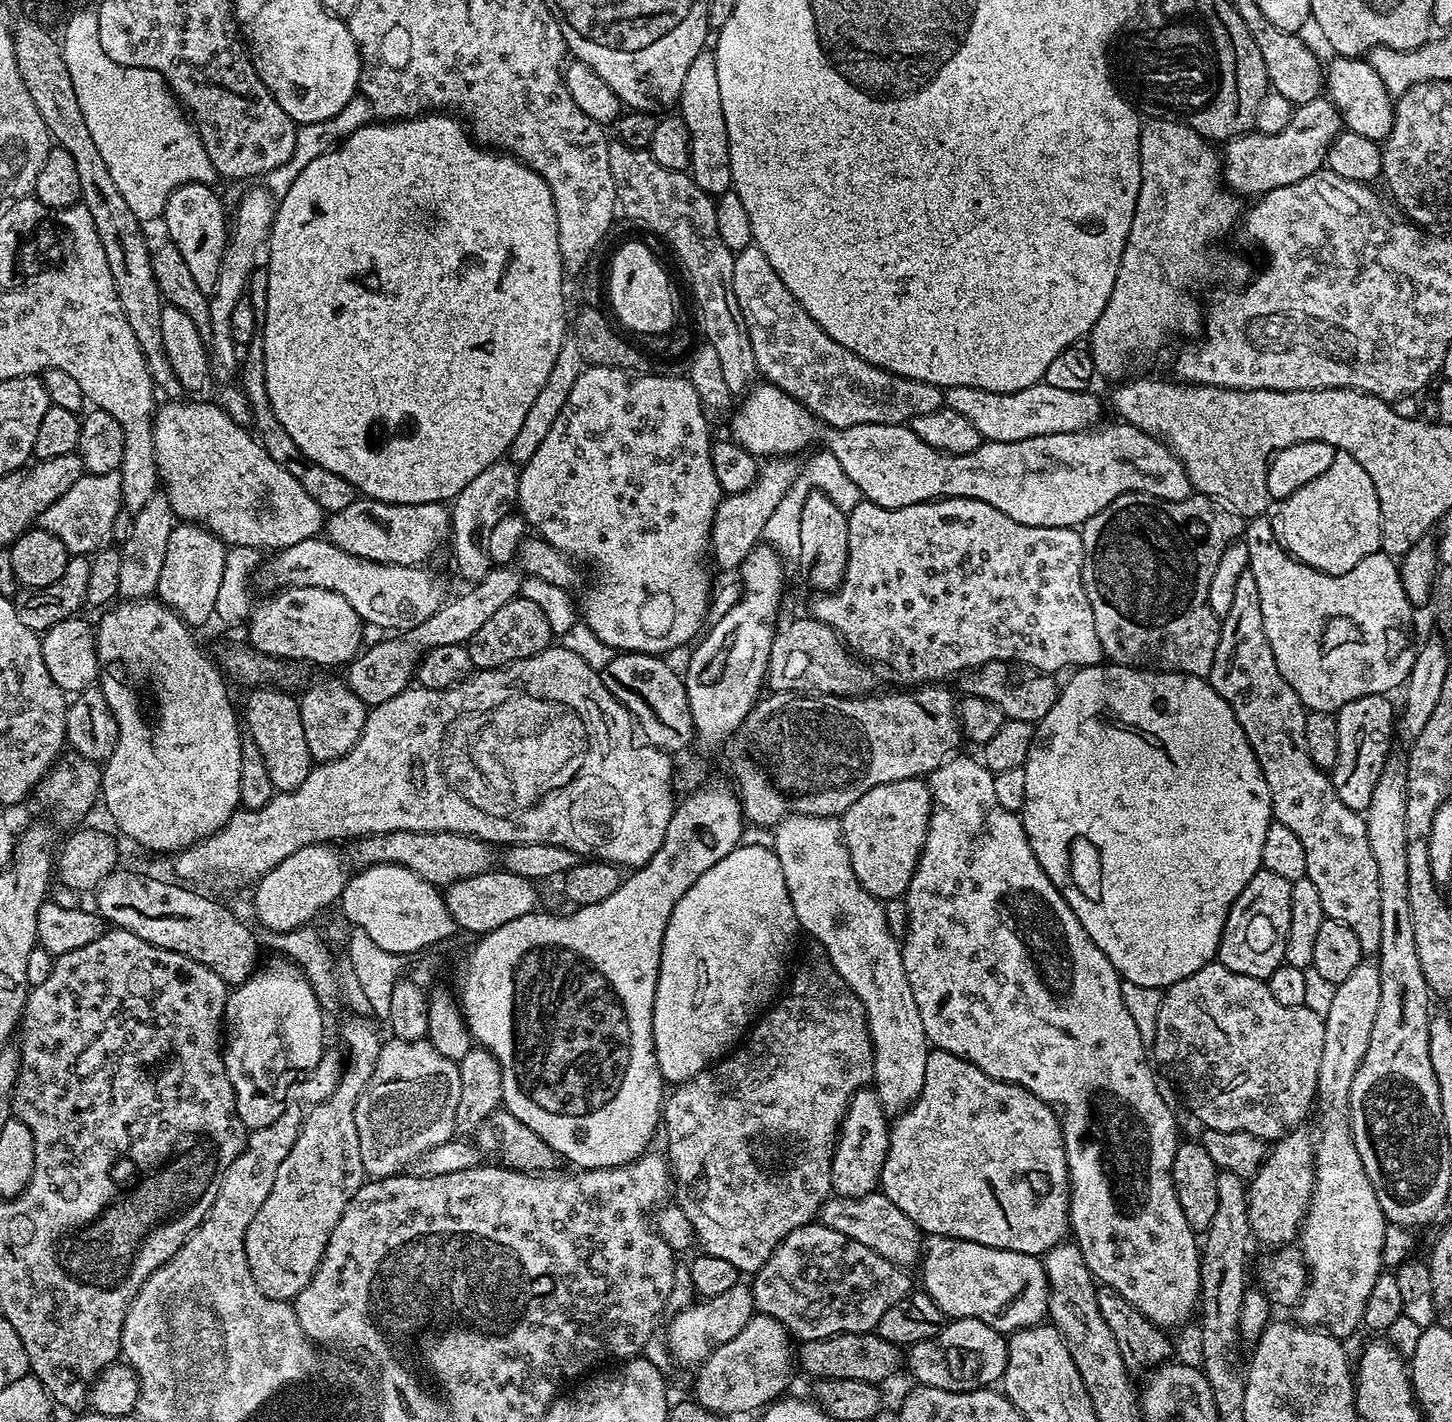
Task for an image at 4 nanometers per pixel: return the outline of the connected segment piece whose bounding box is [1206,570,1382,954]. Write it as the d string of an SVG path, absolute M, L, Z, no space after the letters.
M1250 570L1238 578L1238 586L1234 589L1234 606L1230 606L1230 614L1222 617L1218 650L1214 650L1214 666L1206 679L1234 710L1234 718L1238 718L1238 726L1242 726L1258 758L1258 766L1262 766L1266 786L1270 786L1275 823L1294 830L1302 841L1302 847L1306 849L1306 876L1318 890L1325 917L1346 922L1346 926L1354 930L1358 946L1362 946L1366 954L1379 953L1382 942L1382 890L1378 890L1378 862L1374 862L1374 853L1370 850L1368 821L1361 813L1343 804L1342 798L1338 798L1338 790L1334 790L1331 775L1325 769L1314 766L1314 758L1310 758L1306 750L1308 712L1290 682L1282 678L1278 662L1274 662L1274 654L1270 650L1270 642L1266 642L1262 626L1258 582Z

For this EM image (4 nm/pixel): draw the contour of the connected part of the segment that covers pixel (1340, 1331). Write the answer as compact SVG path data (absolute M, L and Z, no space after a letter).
M1365 958L1348 975L1346 982L1336 985L1330 1014L1324 1016L1326 1042L1322 1045L1322 1063L1318 1066L1316 1087L1318 1112L1320 1108L1320 1137L1317 1135L1314 1140L1316 1185L1298 1237L1298 1247L1308 1267L1310 1283L1304 1293L1304 1299L1298 1305L1298 1320L1305 1326L1327 1326L1337 1338L1345 1338L1344 1336L1350 1335L1356 1327L1361 1327L1366 1298L1370 1298L1370 1290L1374 1290L1374 1282L1378 1282L1385 1267L1384 1235L1389 1225L1384 1219L1378 1194L1374 1194L1374 1186L1366 1174L1366 1166L1362 1166L1358 1146L1352 1137L1352 1121L1348 1115L1350 1086L1354 1082L1354 1074L1358 1074L1358 1066L1362 1066L1362 1058L1366 1058L1366 1046L1370 1046L1374 1018L1378 1015L1378 998L1382 998L1380 965L1375 959Z

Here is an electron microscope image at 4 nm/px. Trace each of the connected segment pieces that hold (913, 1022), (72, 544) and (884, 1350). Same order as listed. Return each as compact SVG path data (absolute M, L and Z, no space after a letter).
M785 816L779 824L775 825L776 844L774 843L774 851L778 862L782 862L782 878L786 878L786 890L790 894L790 902L794 902L794 914L798 918L801 929L805 933L809 932L818 943L821 944L823 955L827 956L828 961L834 966L834 970L844 979L844 985L853 992L858 998L858 1002L862 1002L864 1013L868 1019L868 1033L872 1039L872 1053L874 1054L874 1091L878 1094L878 1098L882 1102L885 1112L889 1114L899 1114L905 1112L912 1103L918 1098L918 1094L922 1094L922 1082L926 1078L926 1058L930 1051L928 1043L928 1035L922 1026L922 1014L918 1014L918 1002L914 1002L914 990L910 990L910 982L906 982L906 970L902 966L902 947L898 936L892 933L892 928L888 925L888 916L884 913L885 905L876 897L860 885L858 878L854 874L854 866L850 864L850 854L844 845L844 833L840 830L840 820L830 816Z
M119 472L98 474L97 476L85 474L82 478L78 478L78 482L74 482L74 486L70 486L70 490L66 490L66 494L62 494L62 498L58 498L58 502L51 504L40 515L38 524L50 534L54 534L54 538L61 540L69 554L95 554L111 541L114 518L118 516L121 509L122 478Z
M875 1331L864 1332L864 1333L835 1333L833 1336L830 1337L822 1337L818 1336L815 1338L808 1338L803 1341L804 1344L801 1346L799 1345L798 1348L798 1364L805 1368L806 1371L809 1372L810 1375L814 1376L813 1378L819 1378L821 1380L826 1379L853 1379L857 1382L866 1382L870 1384L874 1384L877 1386L883 1385L883 1380L888 1380L891 1378L892 1375L895 1374L899 1368L902 1368L902 1348L899 1344L891 1344L890 1342L886 1342L886 1338L882 1338L881 1336L876 1335Z

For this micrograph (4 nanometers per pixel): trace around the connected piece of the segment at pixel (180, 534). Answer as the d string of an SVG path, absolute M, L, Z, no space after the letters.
M180 522L173 527L170 542L166 542L166 558L158 578L155 595L161 604L173 608L189 626L204 624L215 617L218 586L222 581L228 548L209 528Z

